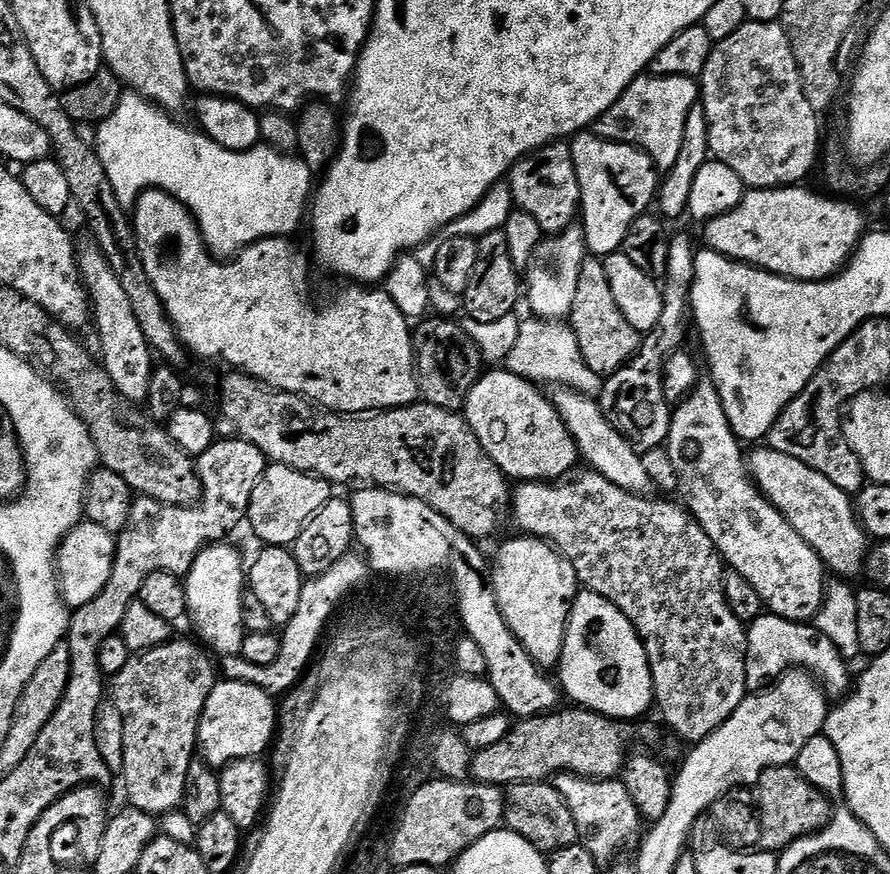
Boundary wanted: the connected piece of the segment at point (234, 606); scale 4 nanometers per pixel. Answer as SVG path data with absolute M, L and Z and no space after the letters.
M228 542L207 545L196 555L196 561L184 580L184 589L188 603L186 616L189 621L192 619L197 632L195 635L202 641L203 647L220 658L239 656L246 635L242 622L242 598L246 591L245 561L240 561L239 554Z

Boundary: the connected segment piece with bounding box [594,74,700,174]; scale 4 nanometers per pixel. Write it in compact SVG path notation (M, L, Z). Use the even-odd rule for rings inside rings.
M641 74L602 114L594 125L595 135L615 144L629 144L640 148L656 164L657 173L669 172L678 162L678 153L682 150L682 138L685 133L686 118L700 98L700 85L690 76L654 76Z

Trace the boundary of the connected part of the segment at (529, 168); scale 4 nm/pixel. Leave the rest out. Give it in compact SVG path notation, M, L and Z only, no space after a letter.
M571 143L547 144L523 156L508 172L506 183L510 186L513 205L530 214L542 226L545 236L556 236L577 223L580 214L580 187L574 166Z

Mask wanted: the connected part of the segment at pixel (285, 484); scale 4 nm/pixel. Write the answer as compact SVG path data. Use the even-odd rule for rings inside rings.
M269 463L264 469L258 486L254 486L254 494L250 498L248 507L247 527L252 527L252 532L261 540L259 542L261 545L270 548L288 548L296 543L298 534L302 534L306 522L310 522L310 518L318 514L318 510L322 510L322 506L326 506L328 500L333 499L332 491L334 491L333 485L323 480L321 476L311 476L309 472L299 472L290 466Z

